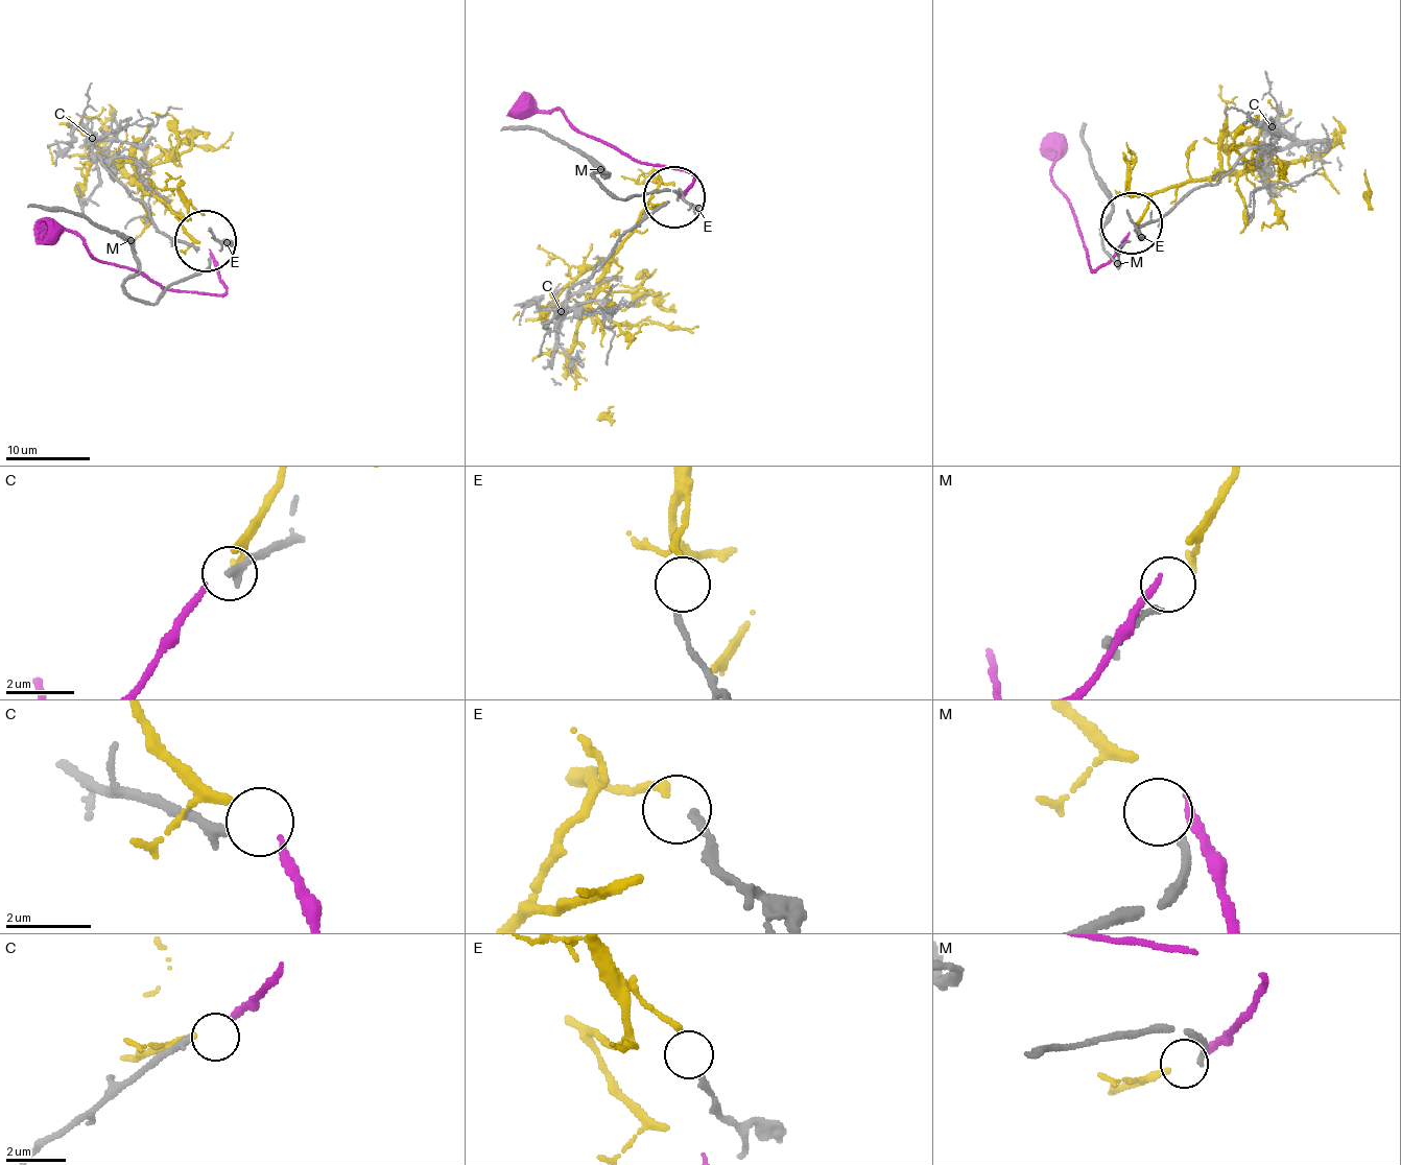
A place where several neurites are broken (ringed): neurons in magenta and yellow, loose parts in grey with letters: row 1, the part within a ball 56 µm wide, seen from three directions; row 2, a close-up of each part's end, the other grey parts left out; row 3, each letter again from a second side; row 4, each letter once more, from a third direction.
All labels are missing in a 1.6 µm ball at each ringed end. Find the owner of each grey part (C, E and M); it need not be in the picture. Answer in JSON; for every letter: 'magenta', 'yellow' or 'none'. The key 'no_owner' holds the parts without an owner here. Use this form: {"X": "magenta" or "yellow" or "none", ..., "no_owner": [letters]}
{"C": "magenta", "E": "none", "M": "none", "no_owner": ["E", "M"]}

